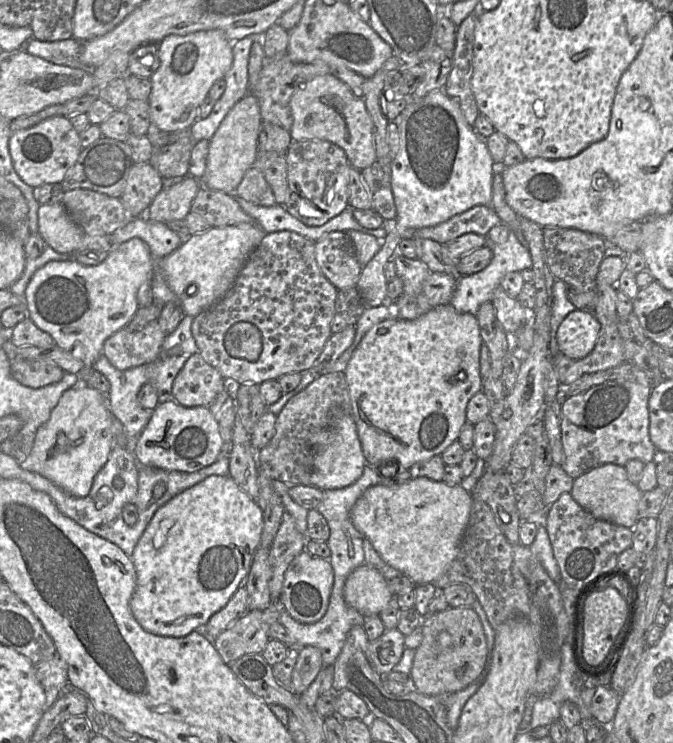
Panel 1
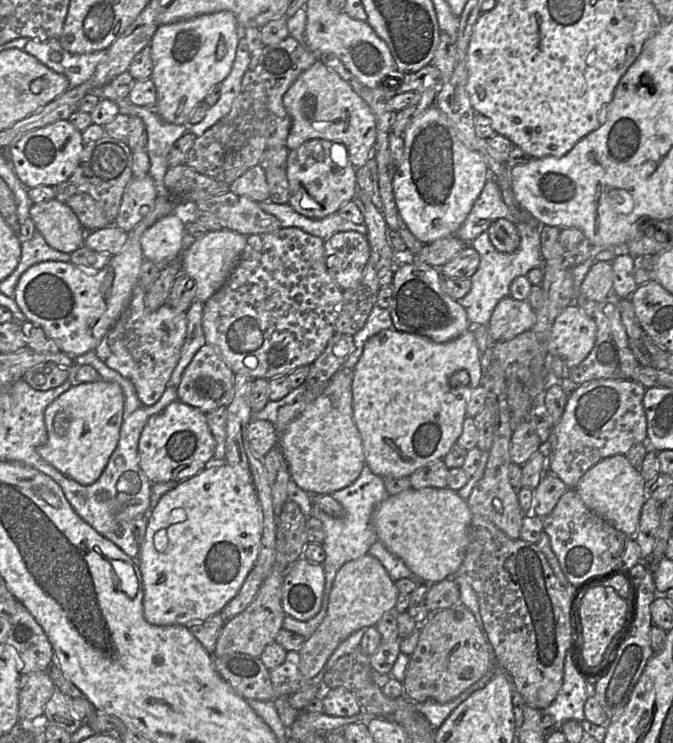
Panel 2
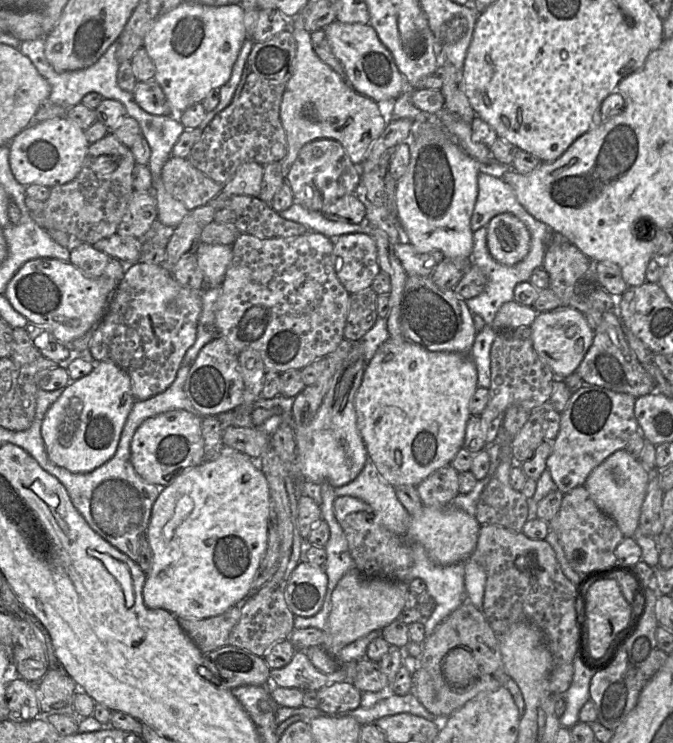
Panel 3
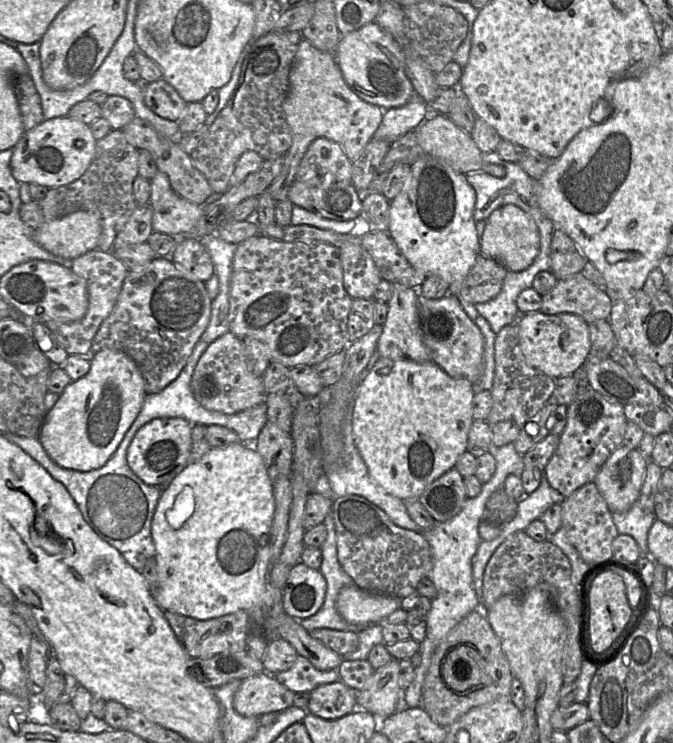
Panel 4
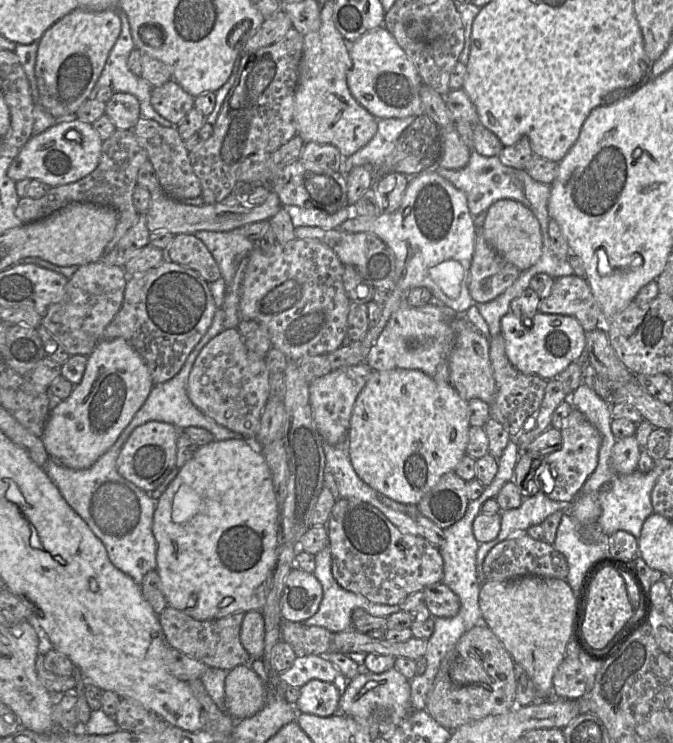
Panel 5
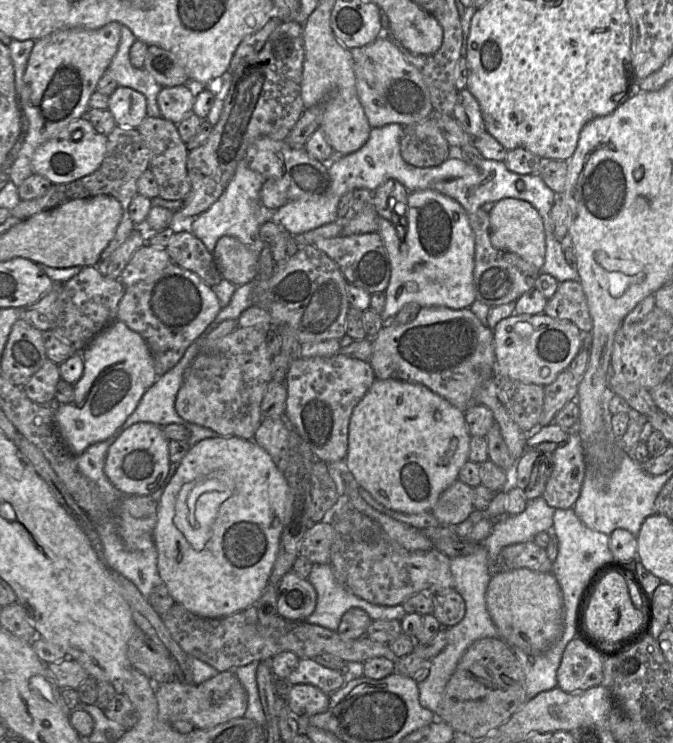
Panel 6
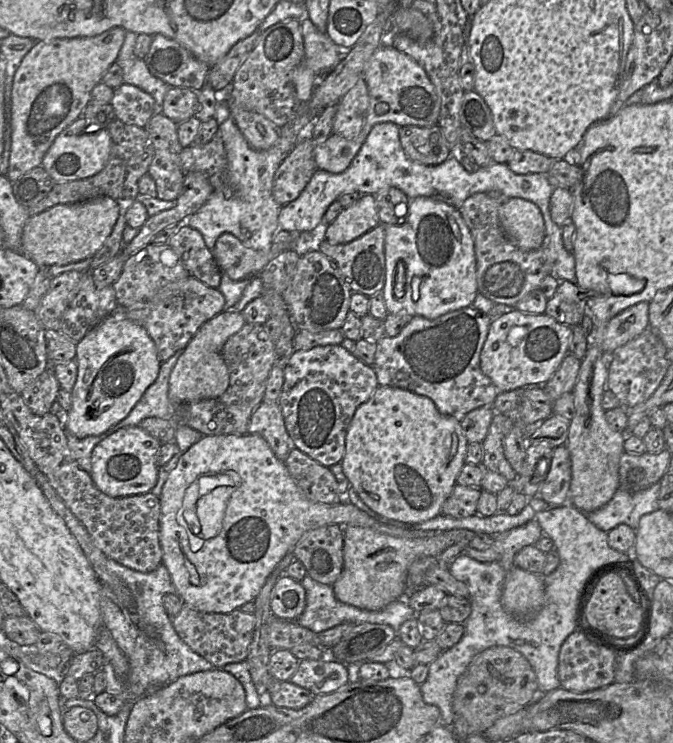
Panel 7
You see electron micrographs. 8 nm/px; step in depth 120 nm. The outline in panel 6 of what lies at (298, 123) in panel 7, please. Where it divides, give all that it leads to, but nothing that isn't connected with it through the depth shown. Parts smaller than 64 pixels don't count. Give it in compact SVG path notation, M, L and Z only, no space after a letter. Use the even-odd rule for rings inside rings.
M246 160L238 163L236 172L225 192L211 207L191 219L187 227L203 241L207 249L213 253L217 241L225 235L238 238L249 250L260 256L267 245L260 237L261 226L274 220L275 210L266 207L261 200L261 189L266 178L249 168Z

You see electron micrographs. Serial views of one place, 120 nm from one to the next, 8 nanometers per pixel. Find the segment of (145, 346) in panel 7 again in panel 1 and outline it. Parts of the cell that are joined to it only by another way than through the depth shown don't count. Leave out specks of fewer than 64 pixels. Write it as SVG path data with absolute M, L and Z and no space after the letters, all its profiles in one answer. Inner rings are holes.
M86 385L73 387L62 394L48 421L37 430L32 450L20 465L25 470L47 478L74 497L85 497L89 494L95 476L108 461L115 445L111 432L112 422L113 416L106 395Z

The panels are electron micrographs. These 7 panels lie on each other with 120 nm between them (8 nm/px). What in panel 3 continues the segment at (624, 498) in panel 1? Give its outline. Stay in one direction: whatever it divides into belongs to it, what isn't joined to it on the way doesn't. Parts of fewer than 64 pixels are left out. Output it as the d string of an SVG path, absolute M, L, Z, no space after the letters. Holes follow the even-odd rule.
M621 449L598 465L583 485L598 508L617 523L623 536L633 537L639 526L641 507L650 478L651 472L641 464L640 460L631 456L626 449Z

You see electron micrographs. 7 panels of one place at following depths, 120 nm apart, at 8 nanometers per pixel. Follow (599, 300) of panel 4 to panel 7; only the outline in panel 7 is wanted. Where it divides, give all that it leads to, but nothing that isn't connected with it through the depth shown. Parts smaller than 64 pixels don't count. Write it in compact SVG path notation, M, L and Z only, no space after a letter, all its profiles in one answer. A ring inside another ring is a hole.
M560 281L554 296L547 301L545 314L560 324L572 327L580 325L585 311L585 294L577 285Z

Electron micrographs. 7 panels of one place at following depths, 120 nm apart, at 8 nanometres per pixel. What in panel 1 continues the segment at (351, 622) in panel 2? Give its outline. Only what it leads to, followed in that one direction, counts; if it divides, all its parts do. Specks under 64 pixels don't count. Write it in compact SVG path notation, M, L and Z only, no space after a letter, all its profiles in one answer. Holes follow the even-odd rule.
M363 564L356 568L346 579L343 591L347 605L356 609L364 617L379 615L394 595L388 588L388 581L375 568ZM305 646L299 655L292 671L292 691L300 695L313 683L322 669L322 653L314 646Z

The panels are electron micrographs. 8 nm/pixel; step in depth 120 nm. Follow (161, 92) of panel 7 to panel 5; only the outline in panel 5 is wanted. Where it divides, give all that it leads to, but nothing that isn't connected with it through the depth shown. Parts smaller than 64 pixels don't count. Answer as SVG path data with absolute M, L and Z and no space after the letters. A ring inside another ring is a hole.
M118 11L121 20L121 32L112 47L104 68L95 83L89 99L96 98L100 88L109 86L114 92L123 92L134 95L140 104L140 115L147 119L155 120L162 126L174 126L173 123L159 115L151 105L152 86L141 76L132 73L128 67L128 57L135 48L131 36L131 28L127 15Z

